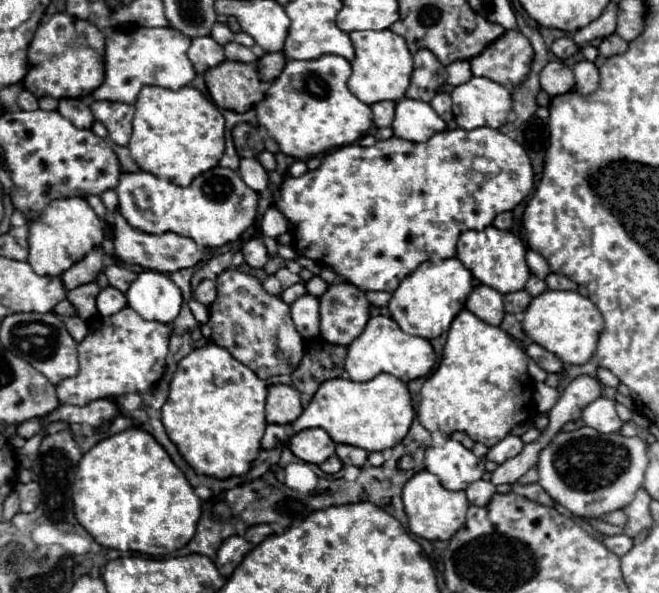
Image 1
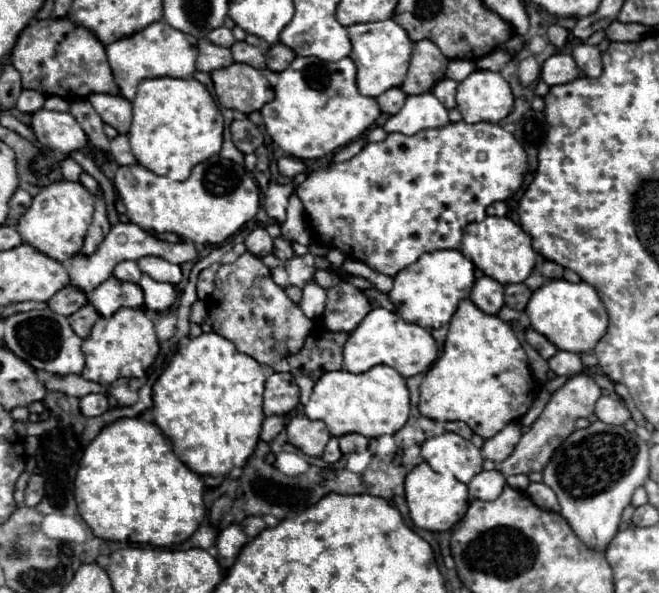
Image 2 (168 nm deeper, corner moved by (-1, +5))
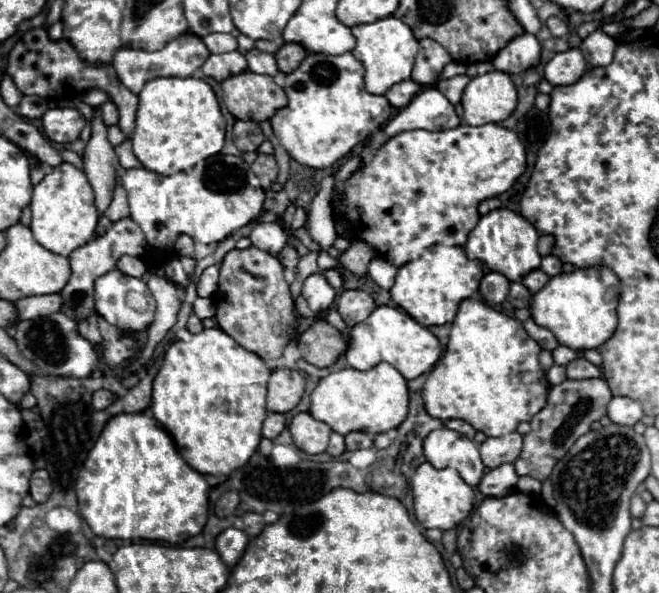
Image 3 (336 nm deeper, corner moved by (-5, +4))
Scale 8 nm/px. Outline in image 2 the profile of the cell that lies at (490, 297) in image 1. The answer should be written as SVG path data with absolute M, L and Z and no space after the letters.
M481 276L473 290L471 290L471 300L475 302L475 306L479 306L483 312L487 314L497 314L501 310L501 306L505 304L503 300L503 284L495 282L493 278Z

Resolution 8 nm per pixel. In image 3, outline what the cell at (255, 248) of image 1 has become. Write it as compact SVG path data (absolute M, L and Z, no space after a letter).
M259 223L249 235L253 247L277 255L287 243L287 231L279 223Z

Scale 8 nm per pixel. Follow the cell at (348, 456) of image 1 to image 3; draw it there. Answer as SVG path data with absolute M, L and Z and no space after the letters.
M353 431L353 433L345 435L345 445L347 445L347 451L367 449L367 447L373 447L373 439L375 439L375 435L371 435L371 433Z

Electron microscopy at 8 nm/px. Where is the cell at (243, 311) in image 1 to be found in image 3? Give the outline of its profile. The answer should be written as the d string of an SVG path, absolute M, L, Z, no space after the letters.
M257 247L249 249L233 249L225 255L221 263L219 275L219 291L213 295L215 301L215 321L217 325L231 335L243 349L257 353L261 359L279 359L285 345L295 337L297 329L297 313L293 307L293 297L289 293L289 285L283 279L283 267L275 255L269 255Z

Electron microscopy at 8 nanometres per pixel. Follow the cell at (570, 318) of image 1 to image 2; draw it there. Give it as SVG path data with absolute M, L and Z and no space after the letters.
M563 278L545 282L539 290L533 292L531 300L525 308L531 328L539 330L543 336L547 336L549 342L553 342L559 350L583 354L595 348L595 344L601 340L601 336L607 330L609 318L607 310L597 294L597 290L587 282L567 282Z

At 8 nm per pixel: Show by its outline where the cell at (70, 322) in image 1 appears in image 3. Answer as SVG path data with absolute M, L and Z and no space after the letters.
M93 313L93 315L89 315L87 319L77 321L77 325L79 325L79 333L81 333L89 343L93 343L93 345L101 343L101 335L99 335L97 319L99 319L99 315L97 315L97 313Z

